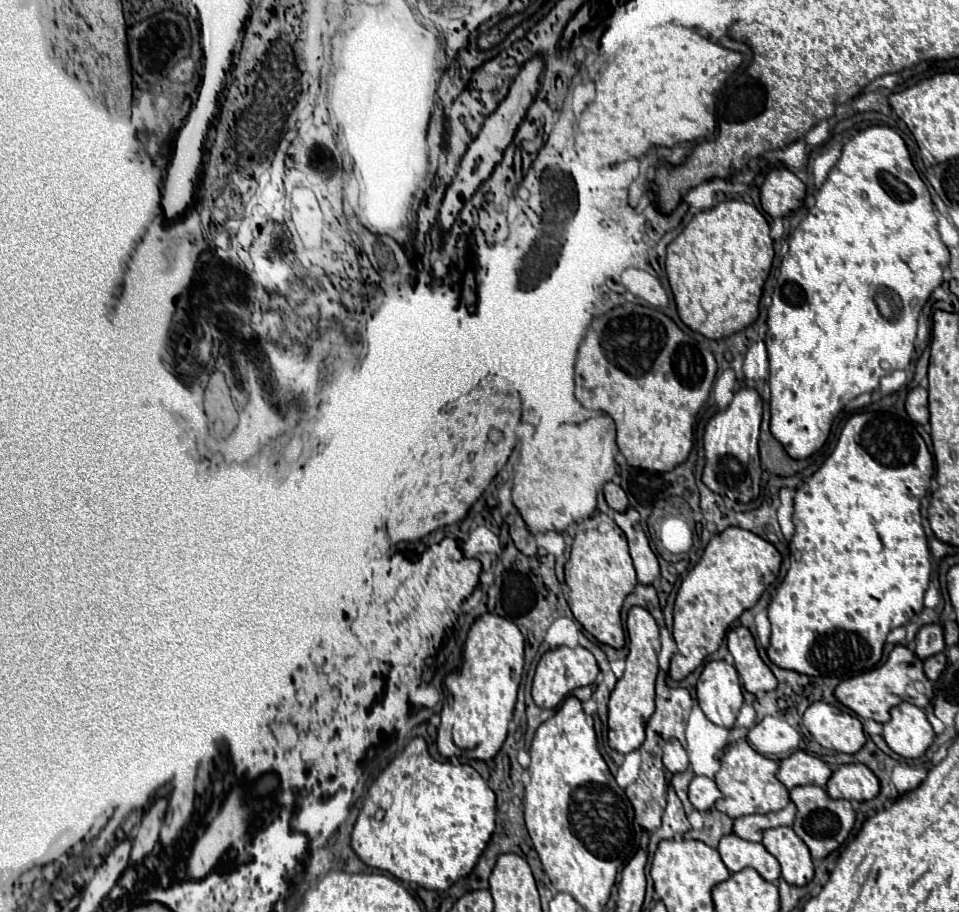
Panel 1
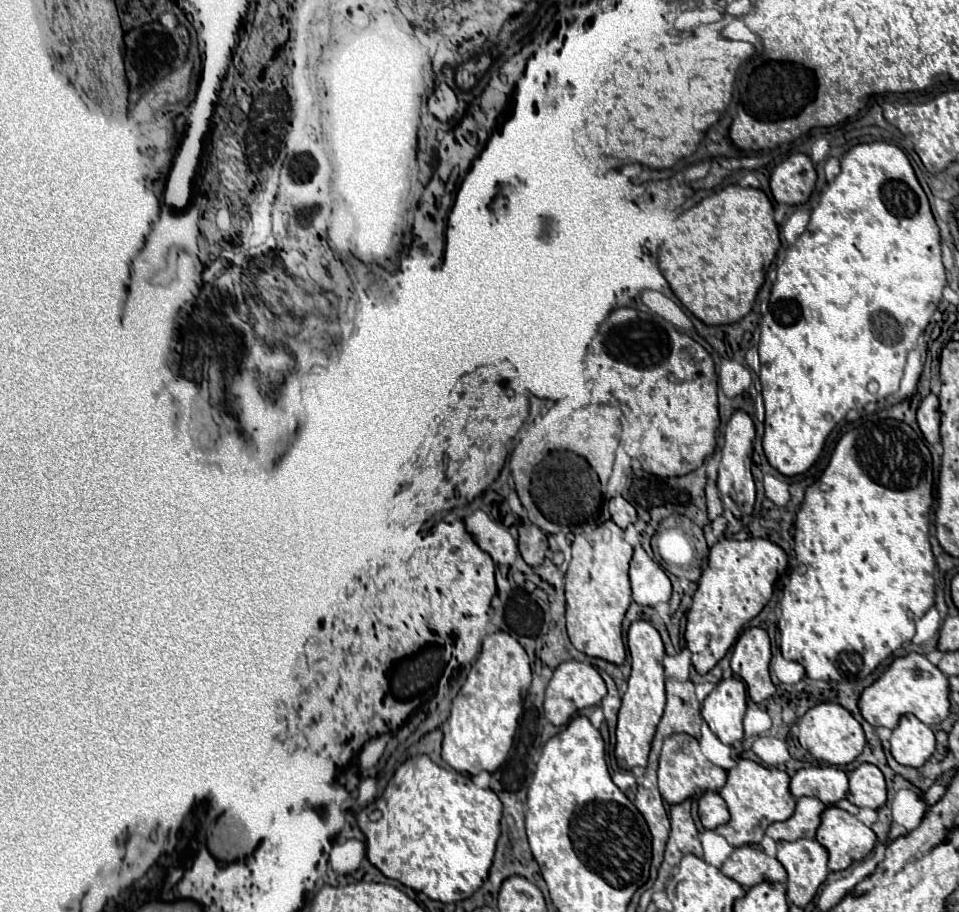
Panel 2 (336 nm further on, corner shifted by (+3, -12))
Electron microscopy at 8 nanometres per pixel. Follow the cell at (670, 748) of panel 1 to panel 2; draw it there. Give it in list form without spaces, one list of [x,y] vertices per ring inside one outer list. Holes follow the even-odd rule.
[[[675,733],[671,737],[665,739],[663,743],[663,751],[661,751],[661,759],[659,759],[659,791],[661,797],[671,803],[671,805],[679,805],[685,799],[691,799],[697,793],[705,793],[705,791],[721,791],[721,787],[727,781],[727,771],[713,765],[699,747],[699,741],[693,735],[687,733]]]

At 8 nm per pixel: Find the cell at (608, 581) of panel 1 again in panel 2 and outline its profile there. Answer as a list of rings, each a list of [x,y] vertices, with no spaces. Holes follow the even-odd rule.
[[[605,521],[591,533],[577,535],[573,541],[573,555],[565,573],[565,598],[566,598],[566,630],[571,643],[577,651],[599,657],[615,665],[623,665],[625,661],[625,645],[621,635],[621,621],[625,617],[627,607],[631,605],[631,585],[629,585],[629,561],[633,557],[633,547],[625,541],[623,531],[613,523]]]

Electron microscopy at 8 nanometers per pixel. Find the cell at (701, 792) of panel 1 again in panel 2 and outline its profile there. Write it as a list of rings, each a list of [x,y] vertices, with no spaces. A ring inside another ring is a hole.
[[[707,791],[699,799],[699,817],[705,829],[715,829],[729,821],[729,811],[723,797],[715,791]]]

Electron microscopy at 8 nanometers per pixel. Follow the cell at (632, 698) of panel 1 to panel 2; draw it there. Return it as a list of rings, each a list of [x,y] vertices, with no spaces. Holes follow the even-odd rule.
[[[635,621],[631,623],[627,633],[627,645],[631,653],[631,677],[629,677],[629,689],[623,695],[623,703],[619,709],[617,745],[615,745],[615,757],[621,769],[647,765],[651,741],[665,709],[665,673],[663,673],[665,647],[661,635],[649,621]]]

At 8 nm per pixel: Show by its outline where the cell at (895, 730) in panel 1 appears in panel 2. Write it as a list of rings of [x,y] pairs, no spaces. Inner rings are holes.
[[[915,715],[901,717],[889,743],[895,761],[907,767],[921,767],[935,753],[935,735],[931,727]]]

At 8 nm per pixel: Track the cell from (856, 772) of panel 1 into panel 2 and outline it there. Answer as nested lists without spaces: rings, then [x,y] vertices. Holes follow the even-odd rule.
[[[863,763],[849,773],[847,799],[857,807],[879,809],[887,801],[885,777],[873,763]]]

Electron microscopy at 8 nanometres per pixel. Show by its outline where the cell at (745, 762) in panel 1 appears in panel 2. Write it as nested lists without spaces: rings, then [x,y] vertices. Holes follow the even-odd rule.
[[[739,759],[737,767],[727,771],[727,783],[719,791],[725,799],[731,819],[729,823],[715,829],[715,833],[723,835],[731,847],[743,847],[751,843],[759,843],[765,829],[773,821],[785,821],[795,811],[795,797],[789,791],[789,775],[775,767],[763,767],[751,759]]]

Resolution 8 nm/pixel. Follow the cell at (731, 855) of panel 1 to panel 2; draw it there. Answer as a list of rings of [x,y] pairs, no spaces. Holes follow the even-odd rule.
[[[751,845],[737,847],[723,863],[721,871],[745,889],[751,889],[753,885],[763,881],[785,883],[787,879],[783,865],[775,857],[769,857],[761,849],[755,849]]]

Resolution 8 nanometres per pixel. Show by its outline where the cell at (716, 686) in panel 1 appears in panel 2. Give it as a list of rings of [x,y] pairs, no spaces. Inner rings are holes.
[[[723,679],[717,689],[713,689],[701,709],[703,719],[713,729],[713,733],[733,745],[743,739],[743,715],[747,709],[747,691],[741,679]]]

